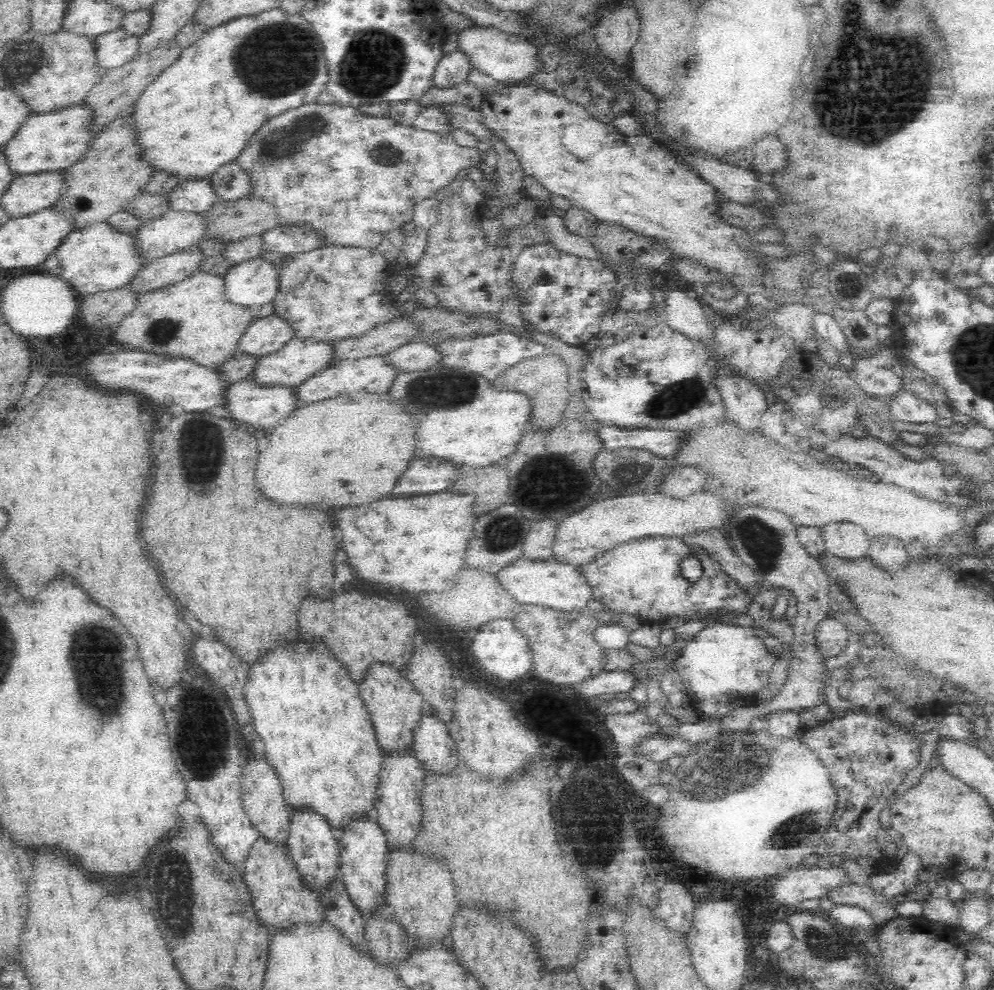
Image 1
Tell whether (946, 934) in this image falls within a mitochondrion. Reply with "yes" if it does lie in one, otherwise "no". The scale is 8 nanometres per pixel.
no

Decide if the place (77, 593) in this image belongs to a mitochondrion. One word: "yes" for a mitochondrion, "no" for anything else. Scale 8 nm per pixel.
no

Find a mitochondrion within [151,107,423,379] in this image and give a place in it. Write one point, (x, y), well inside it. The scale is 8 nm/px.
(306, 128)

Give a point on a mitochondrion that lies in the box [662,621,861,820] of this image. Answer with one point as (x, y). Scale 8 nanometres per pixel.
(705, 778)

